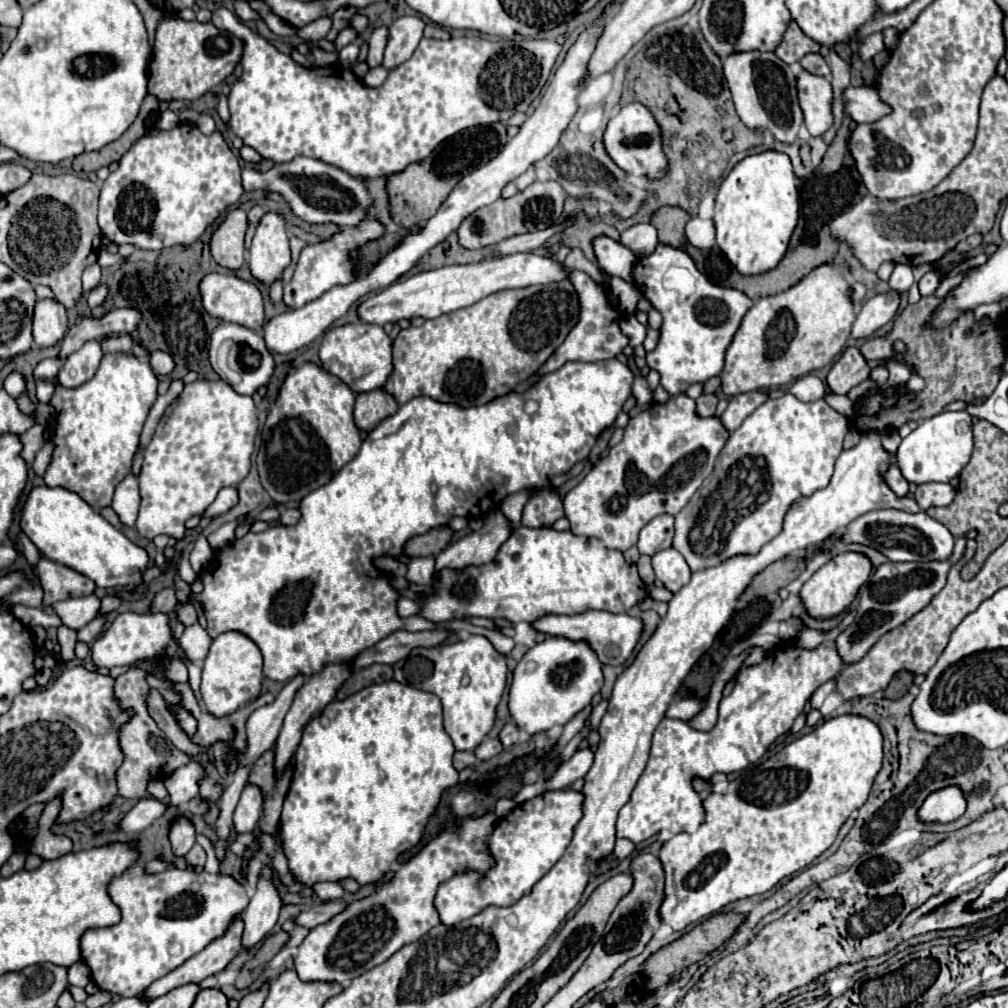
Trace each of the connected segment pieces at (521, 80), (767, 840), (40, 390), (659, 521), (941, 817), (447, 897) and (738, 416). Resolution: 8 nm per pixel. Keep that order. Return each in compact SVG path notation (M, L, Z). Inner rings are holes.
M227 8L215 10L211 22L217 28L229 30L245 40L245 52L241 58L243 74L233 84L229 94L229 130L235 136L241 136L245 146L255 148L263 158L273 162L309 156L333 164L357 178L375 178L401 172L405 166L425 160L437 144L465 128L507 122L515 112L527 112L529 104L545 86L561 52L561 46L553 40L489 42L483 38L423 38L407 62L389 70L389 76L381 88L365 88L349 68L339 64L323 68L305 68L297 64L261 34L237 22L235 14L231 14Z
M845 714L845 716L835 716L827 722L823 722L821 726L817 726L815 730L811 730L809 734L803 734L801 738L785 744L777 754L773 754L771 758L767 758L765 762L751 766L745 770L745 774L737 776L735 780L729 780L725 774L719 774L713 778L713 792L707 794L707 798L703 800L703 808L707 812L707 822L695 832L695 834L687 834L681 832L677 836L673 836L671 840L667 840L659 852L659 858L665 866L665 902L659 910L661 920L665 924L669 924L673 930L685 930L689 924L703 920L715 912L719 912L723 906L739 900L739 898L749 898L755 894L763 894L767 890L771 890L781 878L791 876L793 872L799 872L803 868L807 868L819 854L823 854L837 838L839 828L845 824L845 820L851 816L853 810L861 808L869 796L869 790L873 786L873 780L877 776L877 772L881 770L881 760L883 760L883 736L881 730L875 722L867 720L865 716L855 716L855 714Z
M39 380L37 382L37 400L39 402L49 402L51 396L53 396L53 390L55 390L55 384L49 382L49 380Z
M661 514L661 516L655 516L639 534L639 542L637 542L637 548L641 554L647 554L647 556L653 556L655 552L659 550L665 550L665 548L671 548L671 542L673 542L673 534L675 534L675 528L673 528L673 516L667 516L667 514Z
M947 786L931 794L919 810L923 822L953 822L965 812L965 798L961 788Z
M551 790L541 796L535 796L533 800L527 800L519 806L515 806L505 818L499 818L491 836L487 838L487 852L493 858L493 866L481 874L481 872L457 872L451 876L451 880L439 884L435 894L435 910L439 912L439 920L445 926L455 926L465 918L471 918L479 914L487 906L511 906L523 896L531 894L531 888L555 866L559 856L563 856L567 844L571 842L573 828L583 816L583 794L573 790Z
M745 392L745 394L739 394L739 396L733 396L729 400L729 406L727 410L721 414L721 424L723 428L727 428L727 432L735 432L741 422L755 410L759 408L763 402L767 400L767 396L763 392Z

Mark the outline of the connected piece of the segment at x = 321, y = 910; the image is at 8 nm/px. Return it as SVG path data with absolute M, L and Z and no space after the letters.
M335 900L335 902L327 902L327 904L317 904L315 908L307 910L307 912L301 912L297 916L297 924L305 926L305 928L315 928L319 924L325 924L327 920L331 920L331 916L337 916L339 912L343 912L347 904L341 902L341 900Z

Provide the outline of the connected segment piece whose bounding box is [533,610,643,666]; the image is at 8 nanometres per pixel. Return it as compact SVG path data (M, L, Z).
M587 610L577 616L543 616L537 622L533 622L533 626L539 632L549 634L549 636L565 636L569 640L587 640L597 652L599 660L611 666L621 666L627 662L643 630L641 618L633 618L629 614L611 614L603 610Z

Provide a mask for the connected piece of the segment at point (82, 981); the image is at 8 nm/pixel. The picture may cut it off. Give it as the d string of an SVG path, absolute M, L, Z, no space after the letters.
M83 960L75 962L71 968L69 968L69 984L71 986L81 986L85 988L91 980L91 970L87 968L87 964L83 964Z

